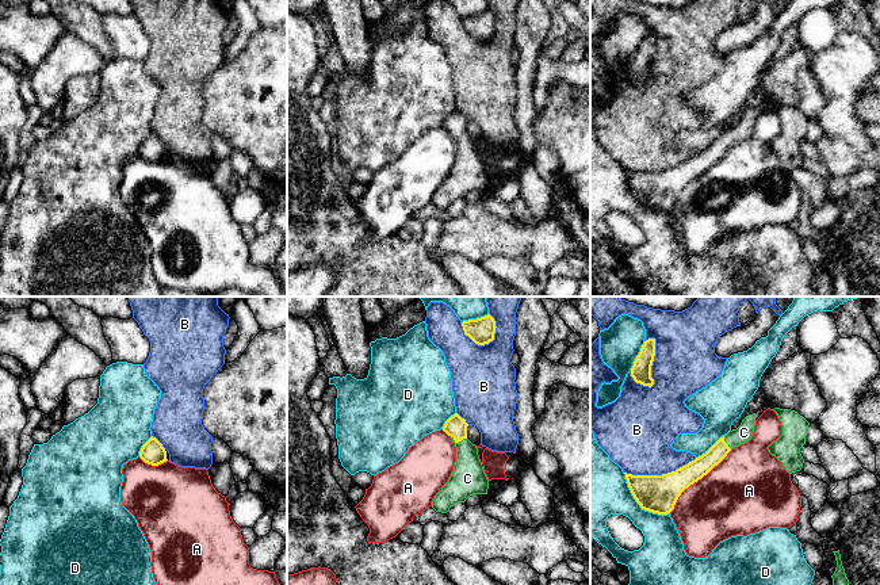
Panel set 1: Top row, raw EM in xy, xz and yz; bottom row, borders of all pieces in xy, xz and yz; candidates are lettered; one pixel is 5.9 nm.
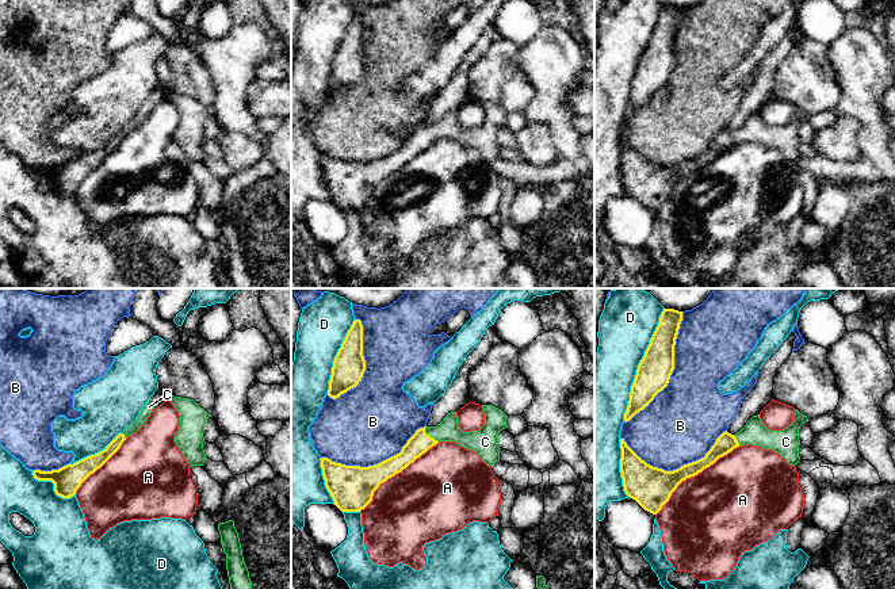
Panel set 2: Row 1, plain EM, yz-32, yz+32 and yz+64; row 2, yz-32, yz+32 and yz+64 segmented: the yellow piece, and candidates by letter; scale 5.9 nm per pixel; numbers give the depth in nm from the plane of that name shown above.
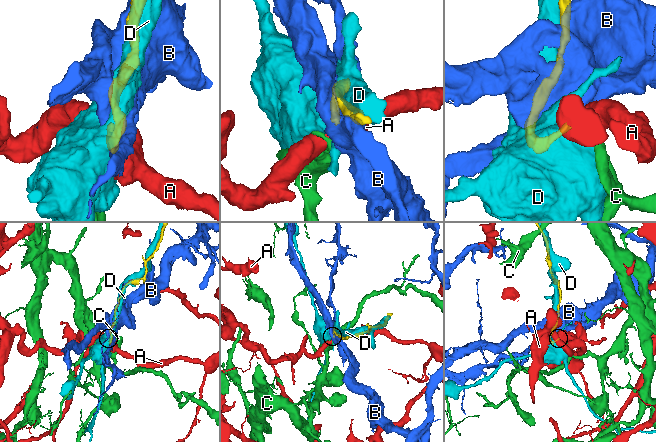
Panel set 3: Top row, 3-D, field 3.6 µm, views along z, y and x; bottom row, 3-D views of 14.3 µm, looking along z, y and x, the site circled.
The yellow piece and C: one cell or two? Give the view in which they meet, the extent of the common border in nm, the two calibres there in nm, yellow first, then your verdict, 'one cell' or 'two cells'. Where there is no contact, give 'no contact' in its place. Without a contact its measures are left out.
contact in xz; length 100 nm; calibres 130 and 200 nm; one cell

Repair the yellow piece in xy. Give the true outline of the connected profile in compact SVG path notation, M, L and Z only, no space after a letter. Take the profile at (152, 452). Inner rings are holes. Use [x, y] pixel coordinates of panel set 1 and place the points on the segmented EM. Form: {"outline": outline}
{"outline": "M150 437L141 448L139 458L152 466L158 466L167 462L167 451L162 444L156 439Z"}

